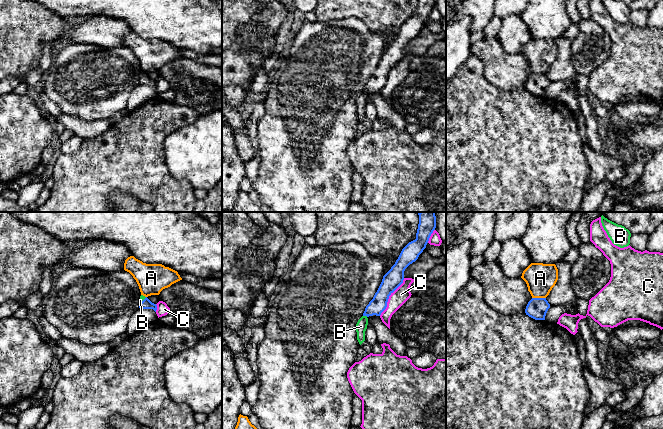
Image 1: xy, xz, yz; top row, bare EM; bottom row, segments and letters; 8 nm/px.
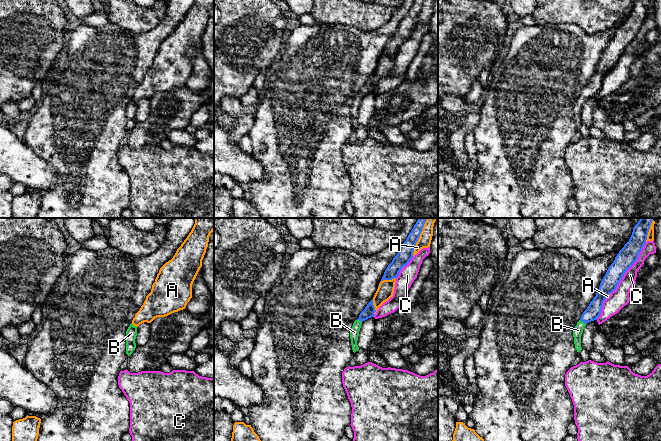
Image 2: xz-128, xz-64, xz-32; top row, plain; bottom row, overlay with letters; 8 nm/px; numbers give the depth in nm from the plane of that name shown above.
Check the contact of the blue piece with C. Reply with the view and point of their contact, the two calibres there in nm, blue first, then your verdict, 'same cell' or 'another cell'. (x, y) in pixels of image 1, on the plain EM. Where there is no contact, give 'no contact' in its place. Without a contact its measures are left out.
contact xz (388, 73); calibres 150 and 120 nm; another cell

